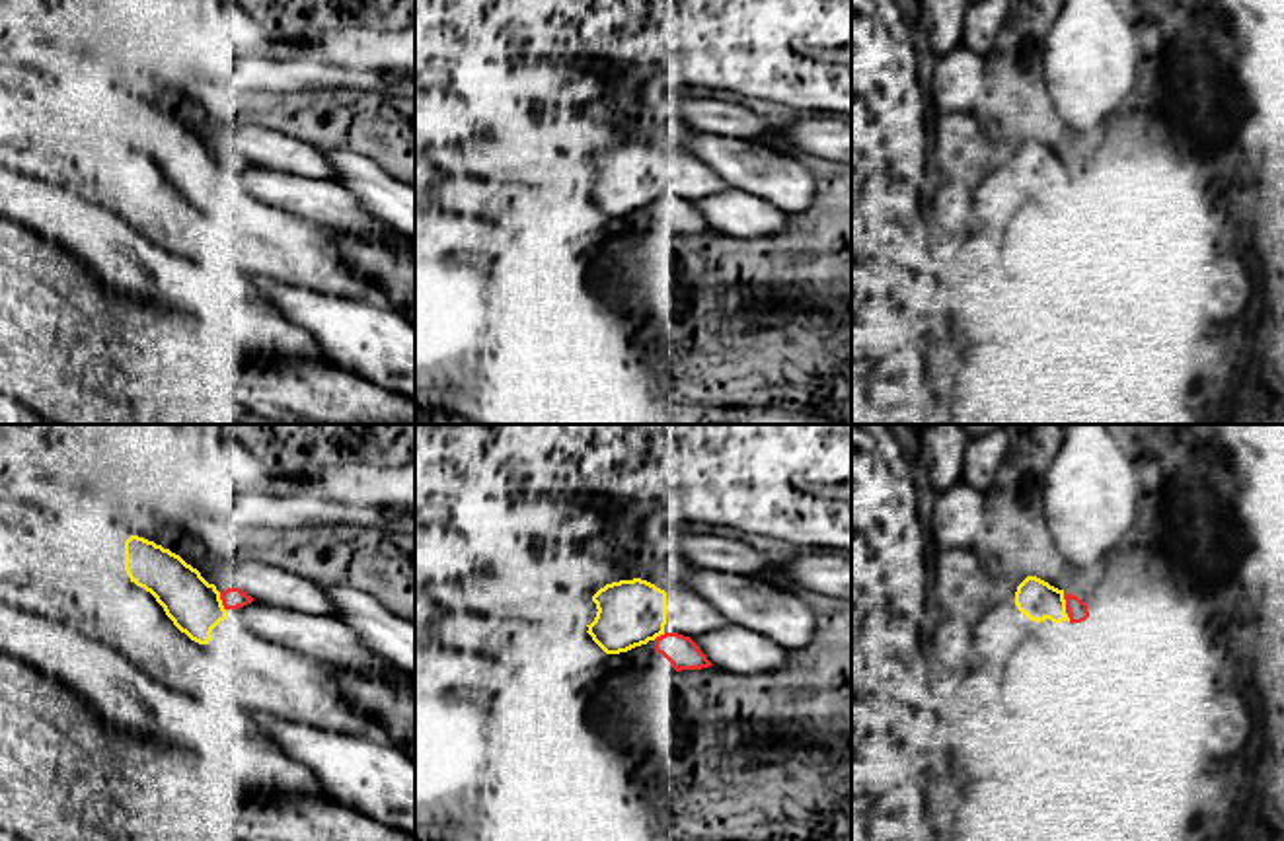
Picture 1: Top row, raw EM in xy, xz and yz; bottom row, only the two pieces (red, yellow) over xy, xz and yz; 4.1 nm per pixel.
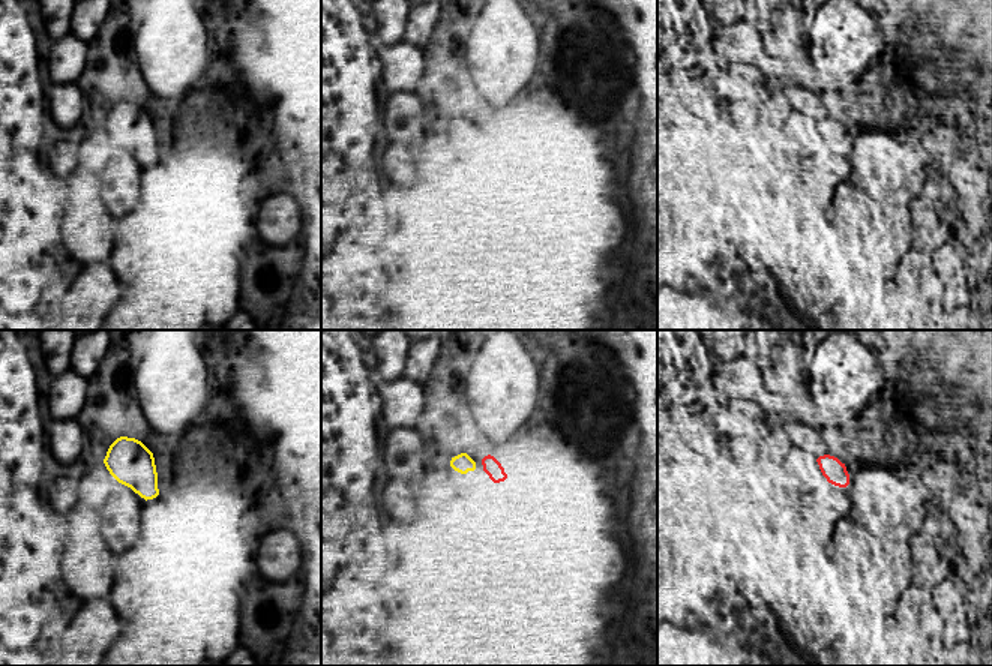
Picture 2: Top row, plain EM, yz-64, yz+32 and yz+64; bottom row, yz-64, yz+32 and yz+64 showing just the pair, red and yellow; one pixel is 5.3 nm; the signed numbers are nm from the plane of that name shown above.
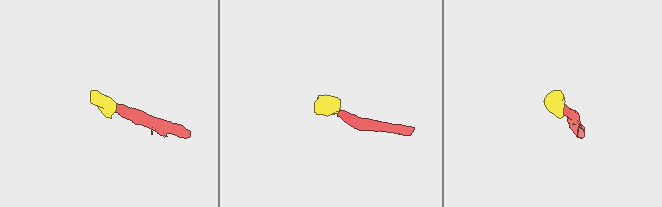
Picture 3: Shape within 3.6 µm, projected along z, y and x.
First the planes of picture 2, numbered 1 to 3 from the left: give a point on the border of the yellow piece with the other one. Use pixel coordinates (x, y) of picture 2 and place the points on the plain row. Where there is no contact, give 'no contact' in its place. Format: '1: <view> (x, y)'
1: no contact
2: no contact
3: no contact

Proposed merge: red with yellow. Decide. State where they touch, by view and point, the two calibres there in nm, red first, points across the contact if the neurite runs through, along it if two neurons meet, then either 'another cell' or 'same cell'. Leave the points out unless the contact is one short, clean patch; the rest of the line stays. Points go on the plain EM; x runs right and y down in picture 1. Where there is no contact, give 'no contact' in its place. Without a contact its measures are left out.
xy (223, 166) | 90/220 nm | another cell

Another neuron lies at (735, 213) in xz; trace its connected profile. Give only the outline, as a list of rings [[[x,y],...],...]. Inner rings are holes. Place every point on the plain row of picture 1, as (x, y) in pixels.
[[[733,187],[711,201],[699,201],[698,210],[713,230],[740,238],[777,234],[789,216],[768,201]]]

